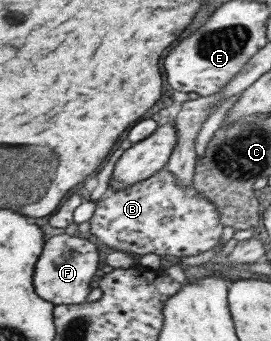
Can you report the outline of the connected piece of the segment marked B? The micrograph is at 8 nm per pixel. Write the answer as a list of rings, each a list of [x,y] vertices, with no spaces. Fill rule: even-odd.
[[[164,167],[147,180],[137,181],[136,184],[129,185],[128,188],[121,191],[113,191],[108,189],[105,195],[95,201],[93,218],[91,221],[91,233],[97,241],[109,247],[109,249],[117,251],[129,251],[131,254],[143,255],[145,253],[155,253],[160,257],[164,255],[172,255],[173,257],[195,256],[199,252],[205,252],[211,248],[216,251],[213,255],[217,255],[223,251],[223,243],[221,242],[222,225],[218,221],[217,207],[213,203],[209,203],[205,197],[201,197],[193,185],[189,187],[181,187],[175,185],[173,175]]]

